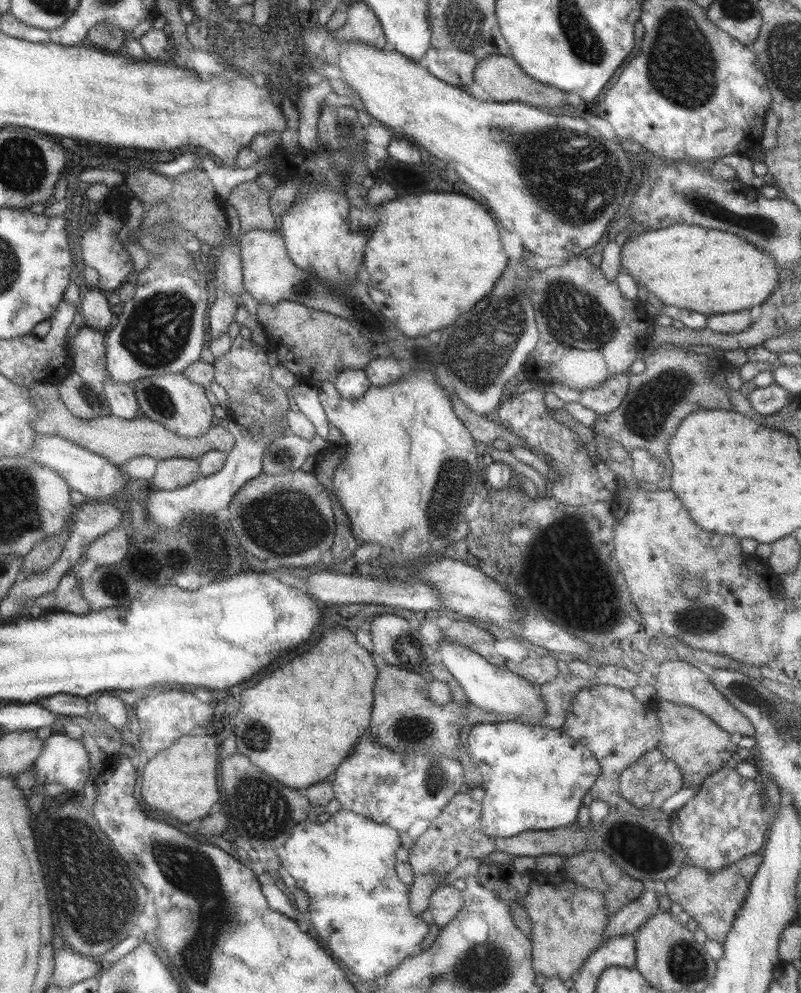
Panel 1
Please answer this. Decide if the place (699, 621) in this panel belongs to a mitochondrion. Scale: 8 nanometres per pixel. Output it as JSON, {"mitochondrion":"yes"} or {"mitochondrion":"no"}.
{"mitochondrion":"yes"}

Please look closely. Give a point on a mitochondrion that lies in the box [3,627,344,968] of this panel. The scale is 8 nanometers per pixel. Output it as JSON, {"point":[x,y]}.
{"point":[72,852]}

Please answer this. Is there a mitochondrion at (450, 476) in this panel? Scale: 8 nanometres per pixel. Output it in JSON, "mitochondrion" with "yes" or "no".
{"mitochondrion":"yes"}

